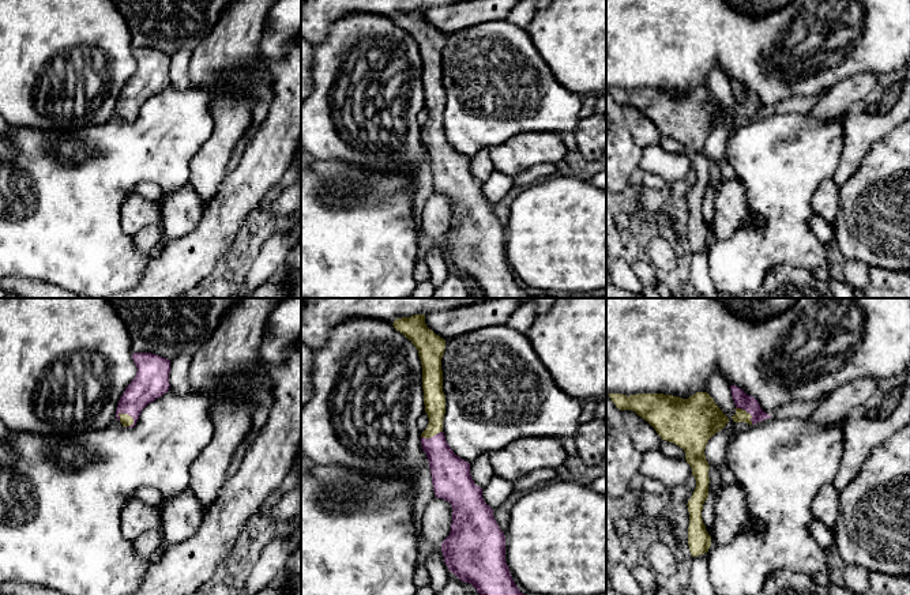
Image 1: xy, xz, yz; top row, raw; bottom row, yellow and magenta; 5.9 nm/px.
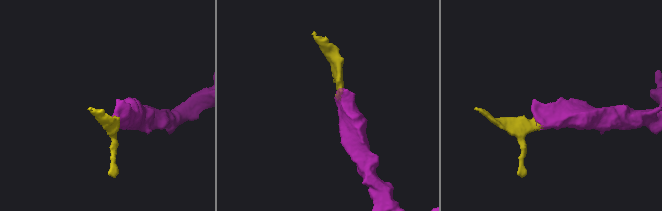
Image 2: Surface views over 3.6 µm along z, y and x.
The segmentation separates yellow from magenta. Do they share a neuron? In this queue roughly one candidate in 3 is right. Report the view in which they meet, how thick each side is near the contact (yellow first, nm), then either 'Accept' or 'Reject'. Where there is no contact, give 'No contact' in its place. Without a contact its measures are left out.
Touches yellow in xy. Thickness 70 nm (yellow) against 200 nm. Accept

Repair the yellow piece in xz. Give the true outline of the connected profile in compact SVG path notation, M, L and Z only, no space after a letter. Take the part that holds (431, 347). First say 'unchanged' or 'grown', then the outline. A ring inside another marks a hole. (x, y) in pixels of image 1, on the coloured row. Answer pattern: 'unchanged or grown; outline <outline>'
grown; outline M425 315L396 319L392 325L415 346L422 365L424 404L429 423L421 434L421 445L429 462L435 497L452 506L451 531L441 543L444 562L451 573L463 583L470 583L481 595L523 595L505 562L505 535L493 517L493 509L484 501L482 487L474 483L470 463L454 453L443 432L445 395L441 358L445 340L426 327Z

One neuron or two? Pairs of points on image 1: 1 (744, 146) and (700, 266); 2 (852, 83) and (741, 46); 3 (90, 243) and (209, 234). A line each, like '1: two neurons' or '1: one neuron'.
1: two neurons
2: two neurons
3: two neurons

